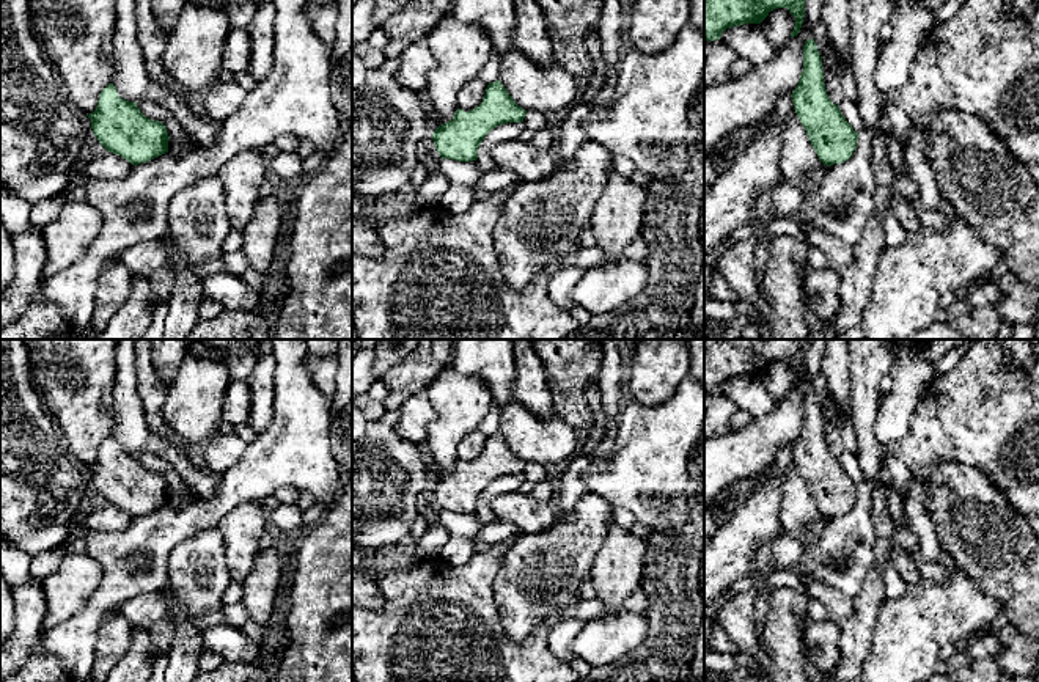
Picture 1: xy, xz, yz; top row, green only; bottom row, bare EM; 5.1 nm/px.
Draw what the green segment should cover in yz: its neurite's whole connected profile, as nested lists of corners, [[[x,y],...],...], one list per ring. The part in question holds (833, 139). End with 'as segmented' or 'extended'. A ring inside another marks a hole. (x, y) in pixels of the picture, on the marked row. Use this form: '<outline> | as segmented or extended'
[[[814,39],[805,41],[803,71],[792,91],[794,110],[819,157],[830,167],[852,157],[858,132],[846,121],[839,107],[827,94],[822,57]]] | as segmented

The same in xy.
[[[113,83],[101,91],[96,110],[86,116],[99,143],[132,165],[168,152],[163,123],[146,118],[137,102],[121,99]]] | as segmented

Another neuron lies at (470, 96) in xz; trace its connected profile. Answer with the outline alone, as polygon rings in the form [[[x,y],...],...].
[[[479,77],[470,80],[457,94],[457,107],[470,112],[483,102],[487,83]]]

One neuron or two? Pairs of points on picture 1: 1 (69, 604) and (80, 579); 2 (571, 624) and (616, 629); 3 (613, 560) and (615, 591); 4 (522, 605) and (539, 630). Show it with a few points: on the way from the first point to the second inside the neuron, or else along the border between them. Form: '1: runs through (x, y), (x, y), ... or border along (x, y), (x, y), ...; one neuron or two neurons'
1: runs through (69, 597), (69, 590), (74, 585); one neuron
2: border along (582, 624), (569, 646), (574, 656); two neurons
3: runs through (615, 568), (615, 583); one neuron
4: border along (500, 616), (513, 640), (524, 640), (547, 623); two neurons

